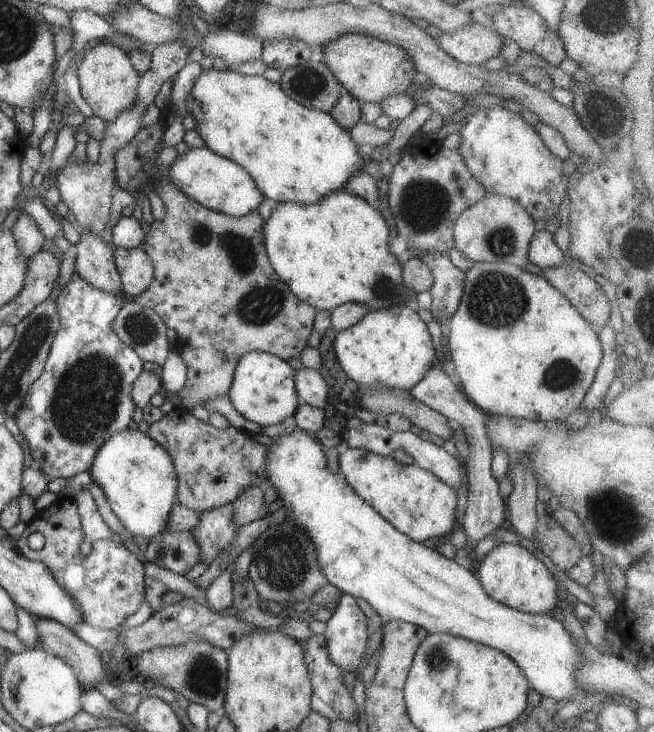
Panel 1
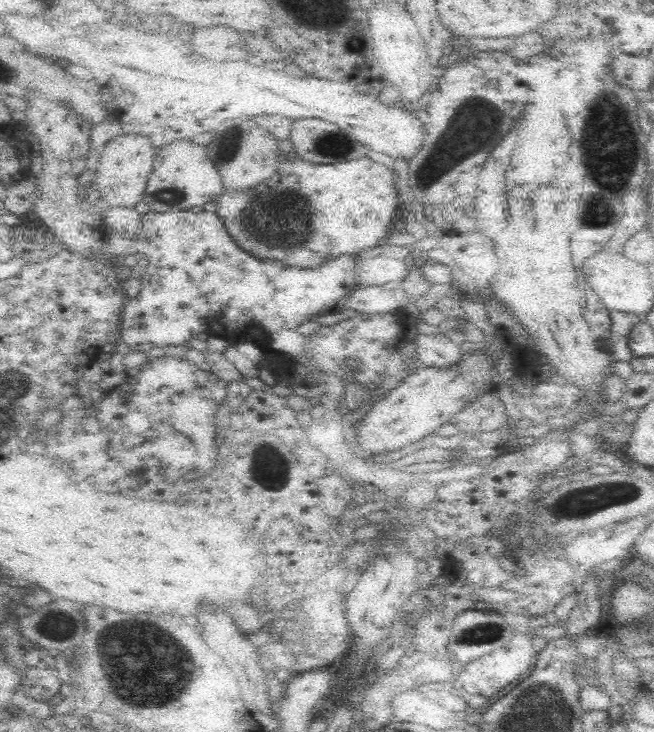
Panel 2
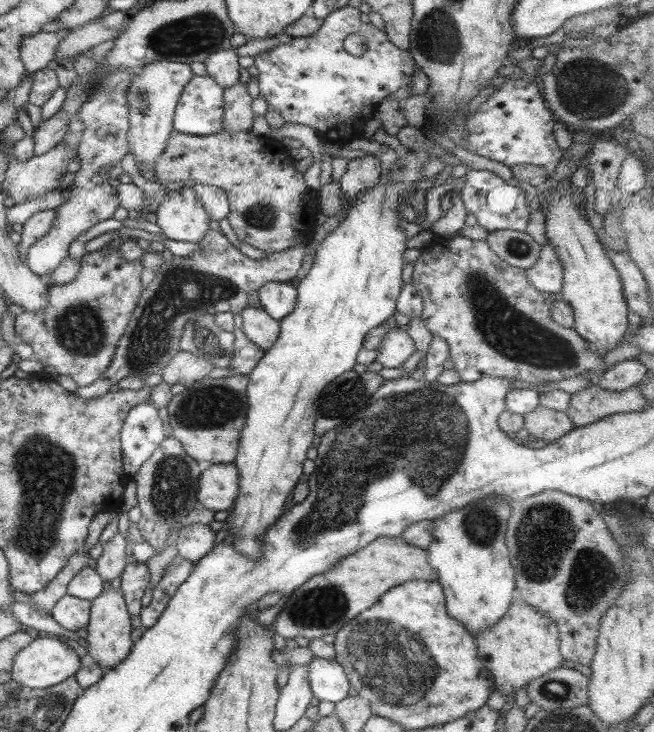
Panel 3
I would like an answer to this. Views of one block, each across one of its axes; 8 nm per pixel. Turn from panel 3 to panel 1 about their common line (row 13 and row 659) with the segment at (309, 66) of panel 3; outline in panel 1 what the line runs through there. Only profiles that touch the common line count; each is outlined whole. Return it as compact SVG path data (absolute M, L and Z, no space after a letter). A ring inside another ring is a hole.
M342 594L336 604L335 612L325 624L325 630L322 635L326 642L328 660L340 668L342 673L355 672L360 662L365 642L367 642L367 618L357 606L357 600L353 596Z

